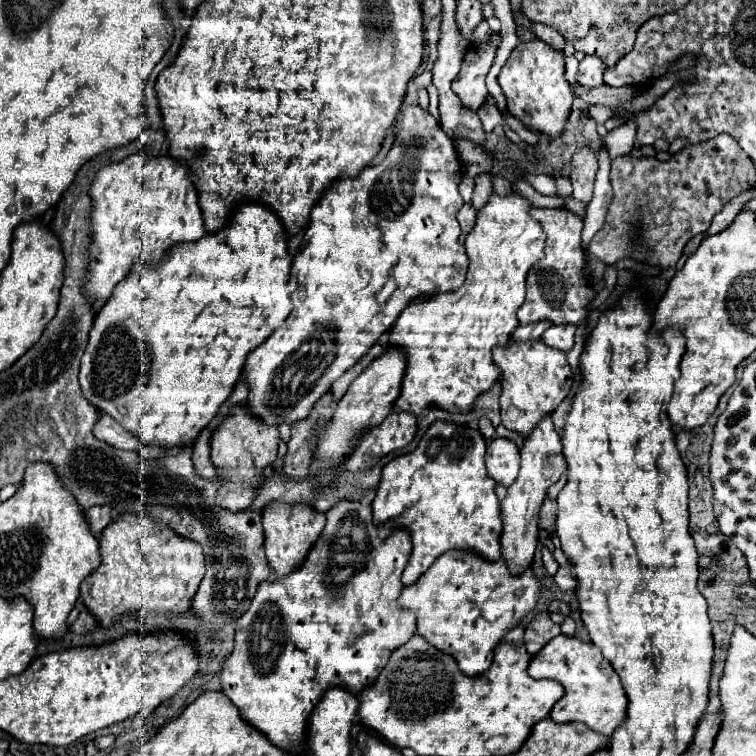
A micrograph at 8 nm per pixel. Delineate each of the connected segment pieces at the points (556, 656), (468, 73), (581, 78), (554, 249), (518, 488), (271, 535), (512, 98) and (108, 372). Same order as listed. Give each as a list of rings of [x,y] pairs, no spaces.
[[[560,634],[554,640],[550,640],[550,644],[546,644],[542,652],[538,652],[530,660],[528,674],[536,680],[540,678],[558,680],[566,688],[566,694],[562,696],[562,700],[558,700],[558,704],[550,712],[550,718],[556,722],[584,722],[596,732],[612,736],[618,724],[622,724],[622,720],[626,718],[628,698],[618,680],[618,674],[614,672],[614,668],[610,668],[610,662],[592,642]]]
[[[500,40],[470,44],[466,52],[466,60],[462,62],[460,72],[452,82],[452,90],[462,100],[464,108],[478,110],[486,102],[488,98],[486,74],[494,62],[498,46]]]
[[[586,56],[578,66],[576,80],[578,80],[578,84],[582,84],[586,88],[602,86],[604,84],[604,70],[606,70],[606,64],[602,64],[600,58]]]
[[[534,208],[530,210],[534,220],[542,222],[542,230],[546,232],[544,258],[530,266],[526,276],[526,302],[518,310],[518,320],[522,326],[548,320],[552,324],[574,324],[580,326],[586,320],[588,306],[596,298],[596,292],[590,288],[590,282],[584,274],[586,252],[580,244],[582,220],[566,208]]]
[[[546,416],[534,432],[524,440],[524,446],[520,450],[522,462],[520,462],[520,476],[518,480],[508,488],[506,498],[500,502],[500,516],[504,522],[502,536],[500,536],[500,548],[502,548],[502,560],[506,560],[506,566],[514,576],[520,576],[526,568],[530,568],[534,560],[534,552],[538,546],[538,512],[546,498],[546,490],[560,480],[560,476],[566,472],[566,460],[562,456],[562,442],[552,426],[552,418]]]
[[[274,502],[264,510],[262,524],[264,524],[264,532],[266,532],[266,542],[264,542],[266,558],[274,570],[274,578],[280,580],[282,576],[294,572],[294,568],[298,568],[298,564],[302,564],[302,560],[306,560],[306,552],[310,552],[310,548],[322,534],[326,518],[324,518],[324,514],[314,512],[310,506]]]
[[[540,38],[526,44],[518,44],[504,64],[498,82],[504,90],[508,112],[518,118],[528,130],[546,134],[548,138],[558,138],[568,122],[574,92],[564,78],[564,54],[546,46]]]
[[[262,204],[238,206],[238,210],[232,214],[230,222],[222,228],[222,232],[218,230],[214,234],[206,234],[206,236],[202,236],[202,240],[198,240],[194,244],[178,244],[176,248],[166,252],[166,256],[162,256],[156,262],[142,262],[140,260],[138,264],[134,264],[130,276],[116,286],[110,300],[104,304],[104,308],[94,318],[94,326],[90,330],[90,340],[88,340],[86,352],[82,356],[82,366],[80,366],[82,394],[100,412],[112,416],[114,420],[120,420],[120,424],[128,432],[134,432],[134,436],[142,438],[144,446],[160,446],[160,448],[168,448],[168,450],[188,446],[210,424],[210,420],[218,414],[220,406],[232,394],[250,350],[258,348],[258,344],[262,344],[274,332],[274,328],[278,328],[278,324],[282,324],[282,320],[286,320],[286,316],[290,314],[290,310],[292,310],[290,288],[288,288],[290,266],[292,266],[292,260],[290,260],[288,246],[286,246],[286,230],[284,230],[282,222],[278,220],[278,216]]]

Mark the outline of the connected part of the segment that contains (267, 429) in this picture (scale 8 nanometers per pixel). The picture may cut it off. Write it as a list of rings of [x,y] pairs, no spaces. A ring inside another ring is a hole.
[[[234,406],[232,414],[214,430],[212,434],[212,452],[210,460],[212,466],[218,470],[218,478],[222,478],[220,490],[218,490],[218,506],[242,512],[252,506],[254,494],[260,490],[260,486],[266,482],[264,468],[272,466],[278,454],[278,430],[274,426],[264,426],[262,420],[250,416],[246,408]]]

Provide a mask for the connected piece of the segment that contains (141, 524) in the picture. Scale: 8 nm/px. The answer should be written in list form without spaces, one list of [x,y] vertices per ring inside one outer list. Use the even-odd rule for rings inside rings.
[[[138,514],[118,516],[118,520],[100,534],[100,556],[102,556],[102,564],[82,582],[80,598],[86,610],[104,628],[114,626],[116,620],[128,612],[142,612],[142,610],[172,612],[172,614],[188,612],[192,606],[192,598],[198,590],[198,584],[206,574],[206,562],[200,544],[192,540],[184,540],[182,536],[174,534],[170,528],[158,526],[154,520]]]

